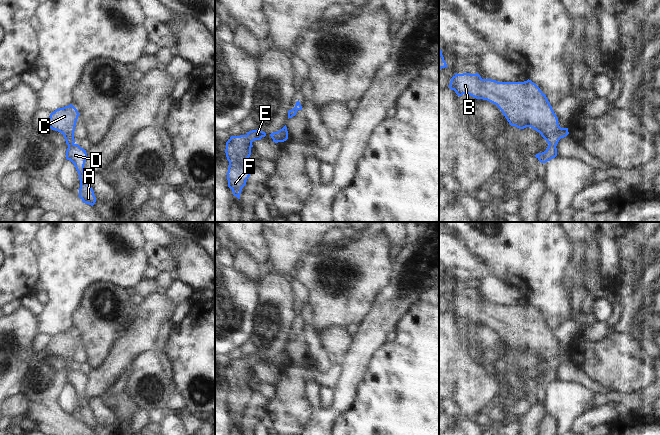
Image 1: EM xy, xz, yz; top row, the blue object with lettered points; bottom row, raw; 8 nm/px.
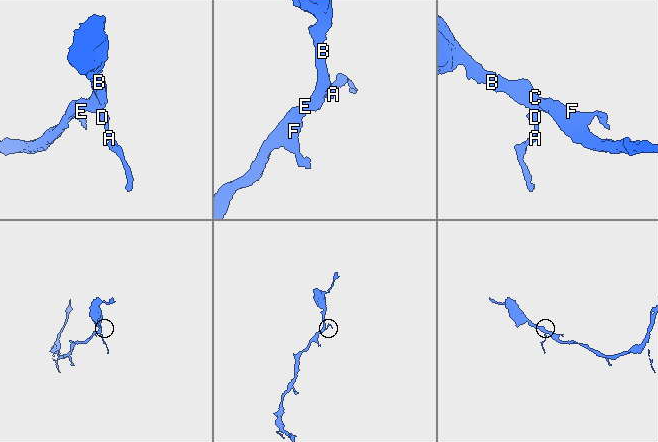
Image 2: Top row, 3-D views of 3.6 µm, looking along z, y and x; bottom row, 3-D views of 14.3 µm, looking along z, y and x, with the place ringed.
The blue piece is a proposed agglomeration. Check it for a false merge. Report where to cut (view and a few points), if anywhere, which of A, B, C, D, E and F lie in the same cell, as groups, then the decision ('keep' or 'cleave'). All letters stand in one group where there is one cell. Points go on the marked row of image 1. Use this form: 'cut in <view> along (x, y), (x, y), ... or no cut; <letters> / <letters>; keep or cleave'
no cut; A B C D E F; keep

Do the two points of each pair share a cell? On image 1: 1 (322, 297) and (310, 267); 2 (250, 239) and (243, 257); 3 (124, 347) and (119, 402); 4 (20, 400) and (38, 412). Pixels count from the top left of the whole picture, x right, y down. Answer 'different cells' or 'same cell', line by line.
1: same cell
2: different cells
3: different cells
4: different cells

